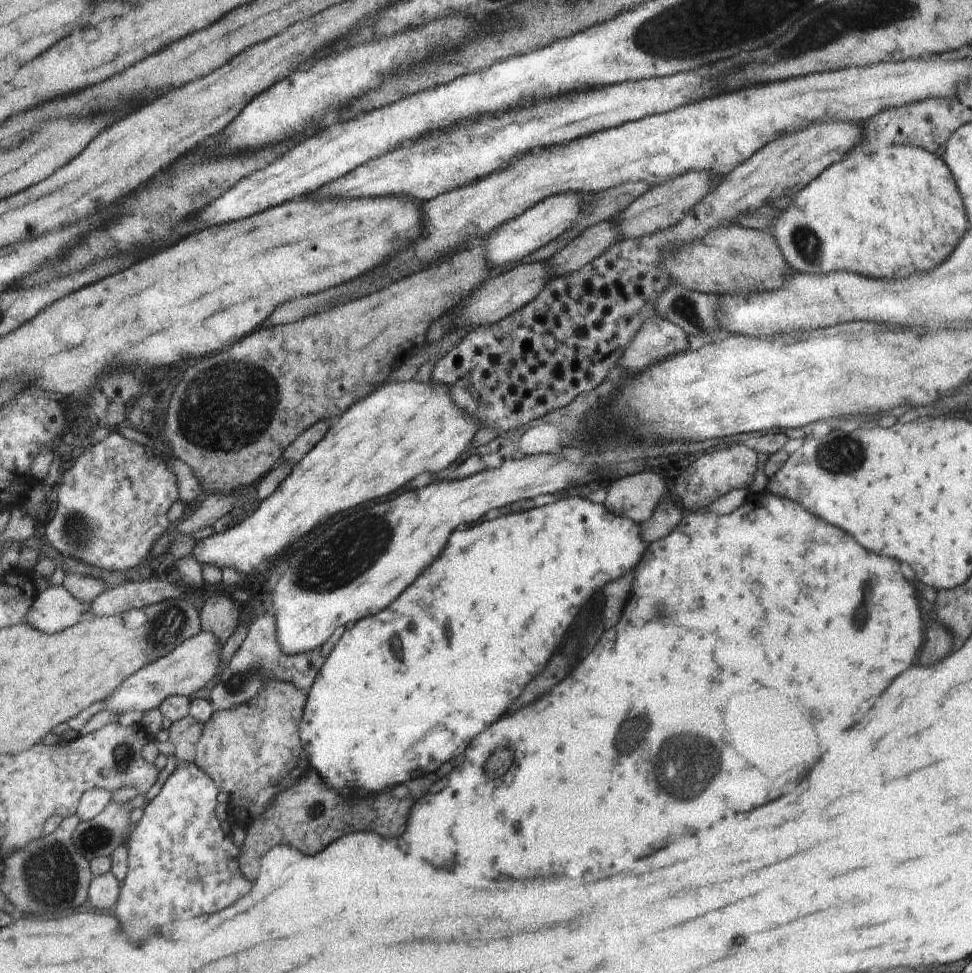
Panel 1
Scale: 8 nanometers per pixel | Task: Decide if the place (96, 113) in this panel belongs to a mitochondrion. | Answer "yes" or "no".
no

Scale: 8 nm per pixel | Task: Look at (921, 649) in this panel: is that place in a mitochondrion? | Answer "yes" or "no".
no

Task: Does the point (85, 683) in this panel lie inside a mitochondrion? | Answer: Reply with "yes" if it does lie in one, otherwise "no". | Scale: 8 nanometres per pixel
no

